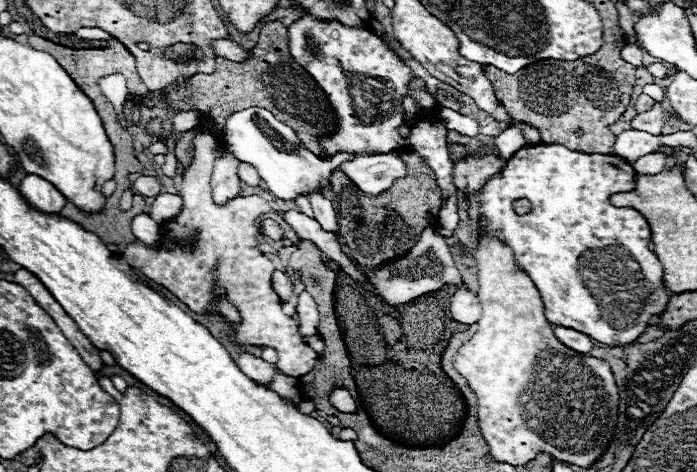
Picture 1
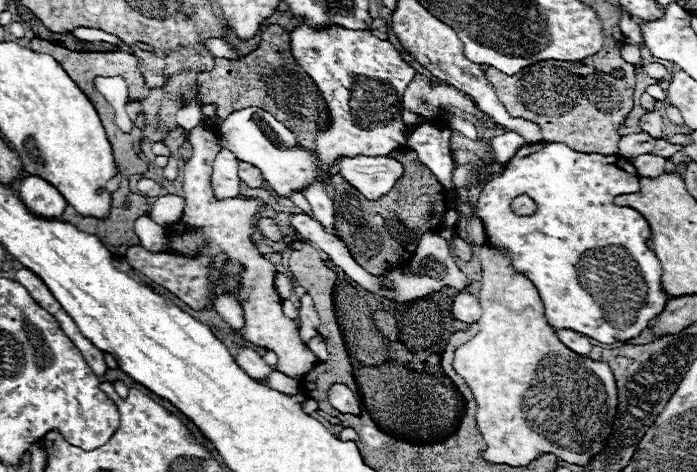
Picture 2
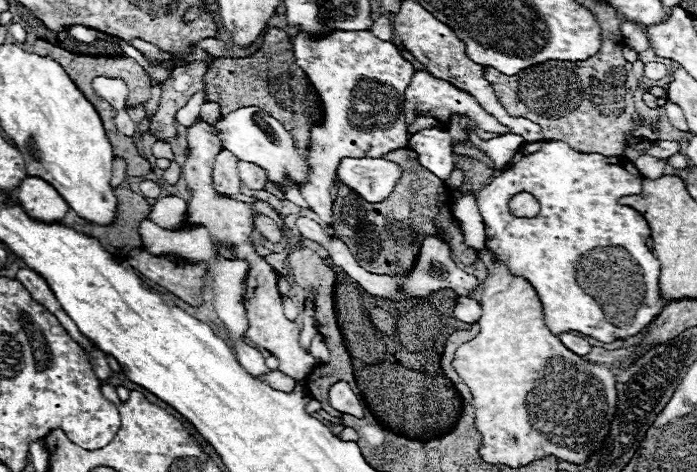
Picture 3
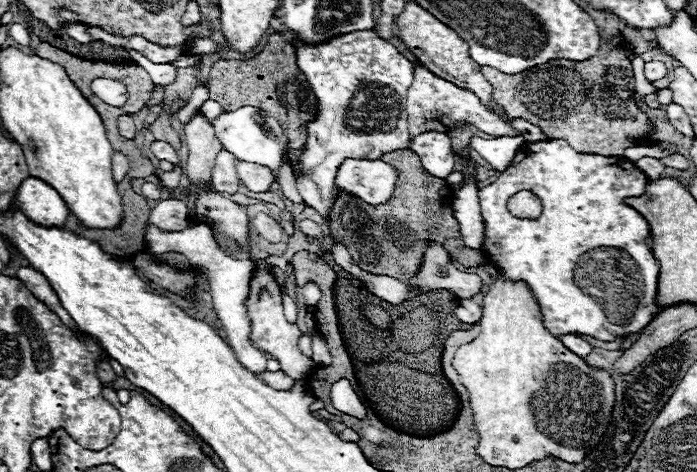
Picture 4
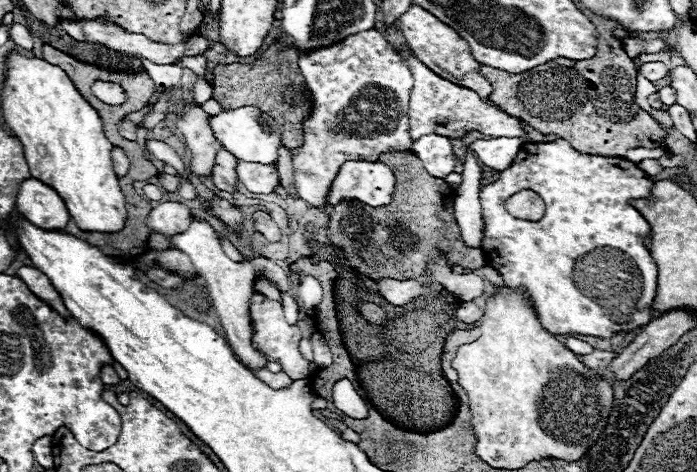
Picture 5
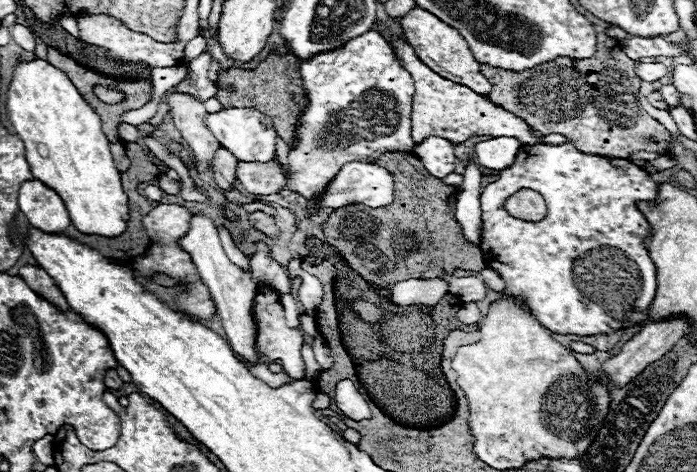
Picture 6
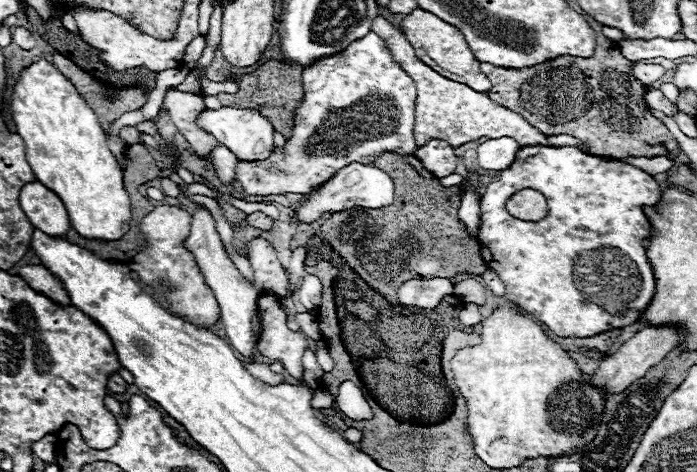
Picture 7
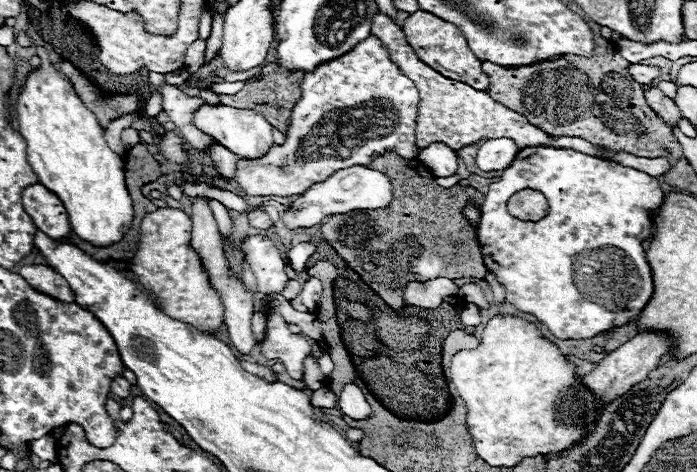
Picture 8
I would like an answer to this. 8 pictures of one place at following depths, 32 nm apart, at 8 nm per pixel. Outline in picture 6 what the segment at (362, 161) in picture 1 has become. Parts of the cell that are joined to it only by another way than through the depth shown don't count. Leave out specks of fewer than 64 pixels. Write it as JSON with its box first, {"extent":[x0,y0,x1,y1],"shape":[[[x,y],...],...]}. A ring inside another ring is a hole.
{"extent":[306,162,394,216],"shape":[[[348,162],[344,164],[344,168],[340,168],[340,172],[328,182],[322,198],[316,202],[312,200],[308,204],[306,216],[312,210],[322,210],[322,208],[332,208],[338,210],[342,206],[350,206],[350,204],[364,204],[370,208],[382,208],[392,204],[394,200],[394,178],[390,176],[388,170],[372,164],[372,162]]]}

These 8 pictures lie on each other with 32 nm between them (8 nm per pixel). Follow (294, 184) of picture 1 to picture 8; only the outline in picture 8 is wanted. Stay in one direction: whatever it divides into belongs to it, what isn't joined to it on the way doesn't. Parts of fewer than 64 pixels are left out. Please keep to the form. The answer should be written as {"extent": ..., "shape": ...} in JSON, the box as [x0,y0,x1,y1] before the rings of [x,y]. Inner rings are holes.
{"extent":[192,104,274,158],"shape":[[[202,104],[196,112],[194,112],[194,120],[192,124],[202,130],[204,134],[212,136],[216,142],[220,142],[222,146],[226,146],[230,152],[242,156],[242,158],[260,158],[268,152],[268,148],[274,144],[272,140],[272,126],[270,122],[254,110],[244,110],[244,108],[232,108],[232,106],[210,106],[210,104]]]}

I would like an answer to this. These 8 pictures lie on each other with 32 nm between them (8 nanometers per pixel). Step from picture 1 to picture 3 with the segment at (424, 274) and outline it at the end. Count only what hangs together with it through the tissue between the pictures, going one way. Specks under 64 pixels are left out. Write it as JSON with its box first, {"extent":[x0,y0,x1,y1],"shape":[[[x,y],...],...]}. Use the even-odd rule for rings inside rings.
{"extent":[402,238,480,296],"shape":[[[424,238],[418,262],[408,278],[402,278],[406,296],[426,296],[434,290],[452,288],[458,296],[470,296],[480,280],[462,272],[450,256],[444,242],[436,238]]]}

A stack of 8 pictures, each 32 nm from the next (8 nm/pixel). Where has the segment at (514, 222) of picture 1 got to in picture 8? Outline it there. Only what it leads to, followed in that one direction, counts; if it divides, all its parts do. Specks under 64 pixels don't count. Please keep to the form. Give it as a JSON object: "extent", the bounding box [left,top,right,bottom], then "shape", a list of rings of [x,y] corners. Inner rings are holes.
{"extent":[478,148,664,340],"shape":[[[524,148],[502,172],[500,180],[488,186],[488,194],[484,196],[478,222],[478,242],[484,264],[506,288],[506,300],[520,312],[532,314],[550,334],[560,340],[594,338],[600,332],[612,330],[616,324],[636,318],[648,304],[654,286],[642,242],[652,236],[654,222],[650,212],[658,210],[662,202],[664,190],[658,178],[646,172],[592,158],[570,148]],[[524,188],[534,188],[546,196],[550,204],[546,218],[524,222],[506,212],[510,196]]]}

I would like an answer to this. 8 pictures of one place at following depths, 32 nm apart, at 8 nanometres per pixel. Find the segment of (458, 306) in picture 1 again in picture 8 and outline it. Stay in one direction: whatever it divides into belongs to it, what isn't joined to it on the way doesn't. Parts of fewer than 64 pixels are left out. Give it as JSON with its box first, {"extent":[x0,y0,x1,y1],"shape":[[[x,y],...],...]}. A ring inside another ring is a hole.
{"extent":[460,304,482,326],"shape":[[[466,304],[466,308],[460,312],[460,320],[464,326],[480,326],[482,324],[482,314],[476,304]]]}

